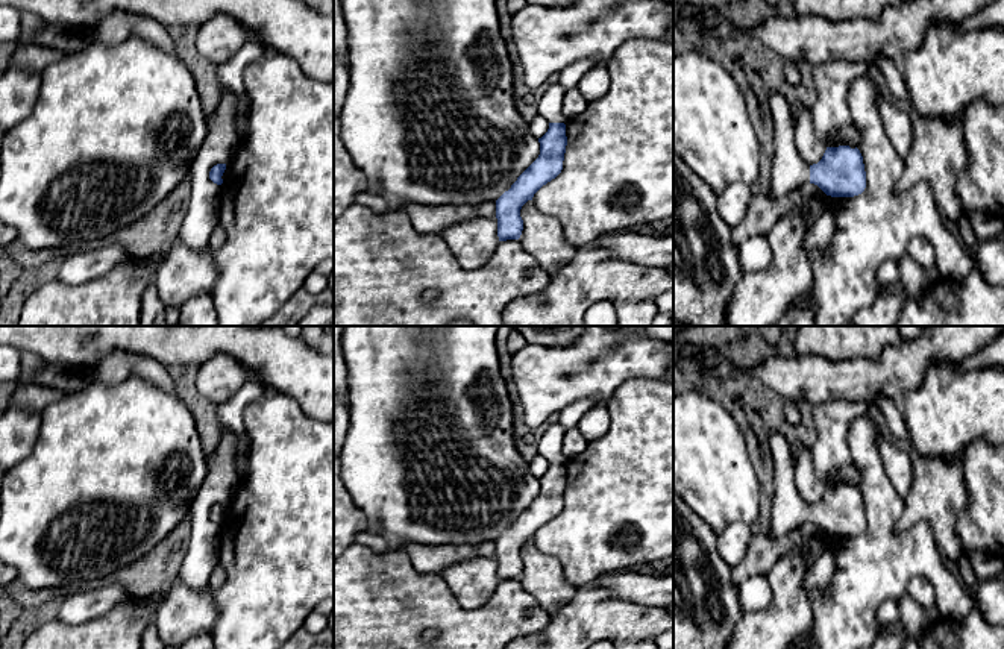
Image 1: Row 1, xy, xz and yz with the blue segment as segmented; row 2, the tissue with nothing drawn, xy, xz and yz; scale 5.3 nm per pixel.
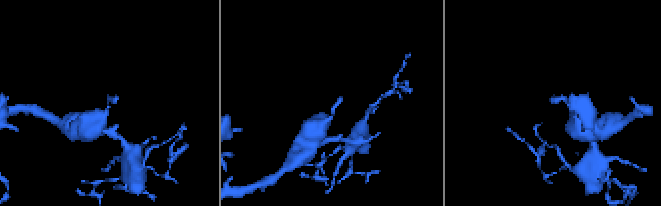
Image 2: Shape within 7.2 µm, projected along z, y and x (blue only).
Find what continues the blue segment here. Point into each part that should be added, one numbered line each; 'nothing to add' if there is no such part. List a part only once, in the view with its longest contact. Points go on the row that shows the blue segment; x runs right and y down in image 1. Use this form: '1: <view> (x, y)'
1: xz (549, 105)

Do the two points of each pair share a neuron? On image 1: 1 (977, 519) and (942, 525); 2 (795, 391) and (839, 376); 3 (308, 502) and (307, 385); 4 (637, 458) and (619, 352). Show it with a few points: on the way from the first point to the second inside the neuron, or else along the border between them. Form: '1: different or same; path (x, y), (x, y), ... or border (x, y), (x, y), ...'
1: different; border (966, 487), (966, 504), (956, 523), (963, 552)
2: same; path (806, 381), (828, 379)
3: different; border (279, 393), (291, 398), (307, 414), (317, 420)
4: different; border (657, 378), (630, 378), (605, 404)

